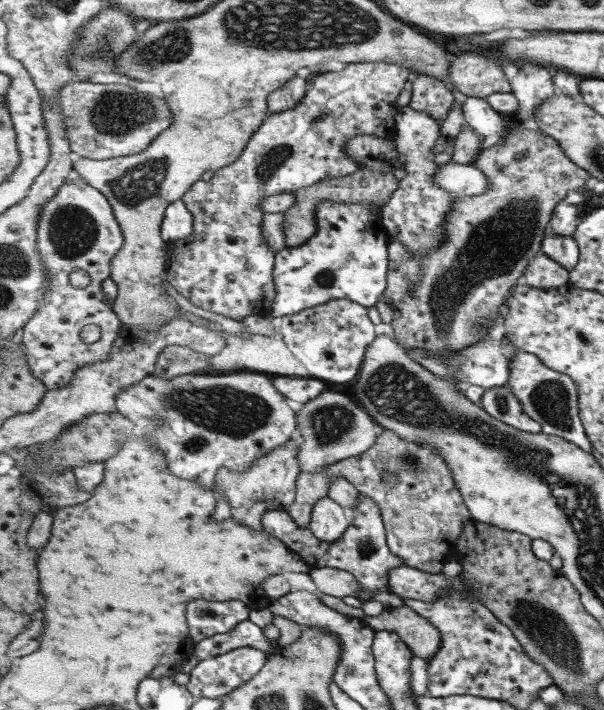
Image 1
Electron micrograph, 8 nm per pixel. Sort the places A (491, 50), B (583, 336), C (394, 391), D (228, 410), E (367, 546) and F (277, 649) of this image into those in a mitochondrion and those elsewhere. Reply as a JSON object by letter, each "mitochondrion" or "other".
{"A":"other","B":"mitochondrion","C":"mitochondrion","D":"mitochondrion","E":"mitochondrion","F":"other"}

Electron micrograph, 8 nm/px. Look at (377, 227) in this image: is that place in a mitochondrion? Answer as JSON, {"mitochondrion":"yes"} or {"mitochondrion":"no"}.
{"mitochondrion":"no"}

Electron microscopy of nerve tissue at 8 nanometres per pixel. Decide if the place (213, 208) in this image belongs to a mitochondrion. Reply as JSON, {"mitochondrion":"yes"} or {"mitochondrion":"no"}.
{"mitochondrion":"no"}

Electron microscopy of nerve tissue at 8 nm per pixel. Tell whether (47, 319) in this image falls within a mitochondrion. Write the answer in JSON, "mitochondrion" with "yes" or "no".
{"mitochondrion":"no"}

